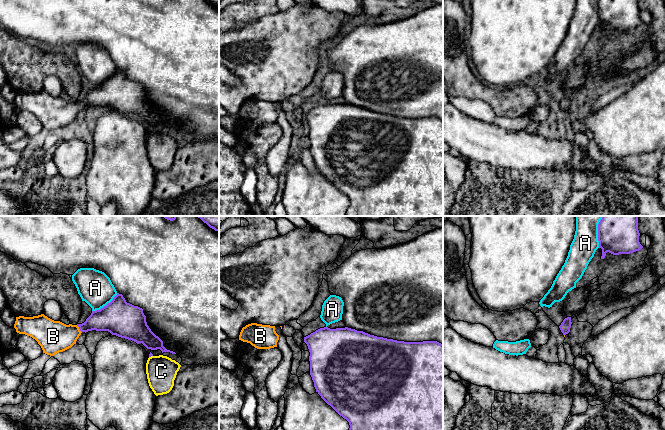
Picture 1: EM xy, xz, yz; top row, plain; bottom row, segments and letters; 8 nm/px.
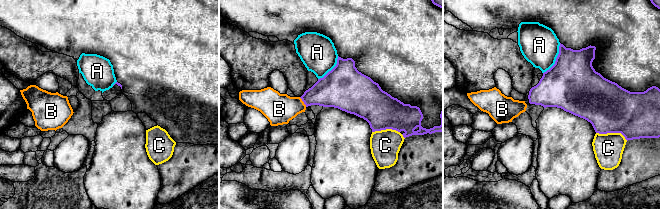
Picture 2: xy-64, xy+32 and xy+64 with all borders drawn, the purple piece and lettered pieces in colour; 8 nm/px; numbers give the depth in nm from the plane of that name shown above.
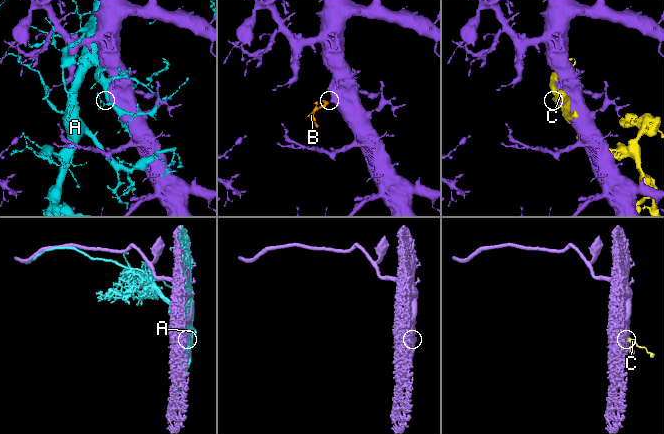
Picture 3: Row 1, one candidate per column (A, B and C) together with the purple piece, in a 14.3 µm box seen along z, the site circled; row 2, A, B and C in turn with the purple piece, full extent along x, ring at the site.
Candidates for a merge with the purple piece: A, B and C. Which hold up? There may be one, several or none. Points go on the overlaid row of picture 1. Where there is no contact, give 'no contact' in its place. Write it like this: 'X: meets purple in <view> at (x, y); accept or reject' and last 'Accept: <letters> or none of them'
A: meets purple in xy at (106, 305); reject
B: meets purple in xy at (79, 328); accept
C: meets purple in xy at (150, 356); reject
Accept: B

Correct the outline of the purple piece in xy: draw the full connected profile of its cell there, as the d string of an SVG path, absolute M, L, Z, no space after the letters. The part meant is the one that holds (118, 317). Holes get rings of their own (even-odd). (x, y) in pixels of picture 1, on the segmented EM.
M117 293L113 300L100 310L92 311L91 315L82 324L66 325L60 321L54 321L44 314L33 317L16 317L14 324L16 332L19 334L25 334L35 339L41 346L43 353L54 356L59 352L63 352L71 348L76 344L77 339L82 332L88 332L92 330L96 331L108 331L112 335L116 335L121 338L132 340L137 344L142 343L147 349L157 350L160 349L163 352L170 352L176 354L173 351L167 350L163 346L163 341L156 336L146 322L146 316L143 313L143 309L127 303L122 294Z

